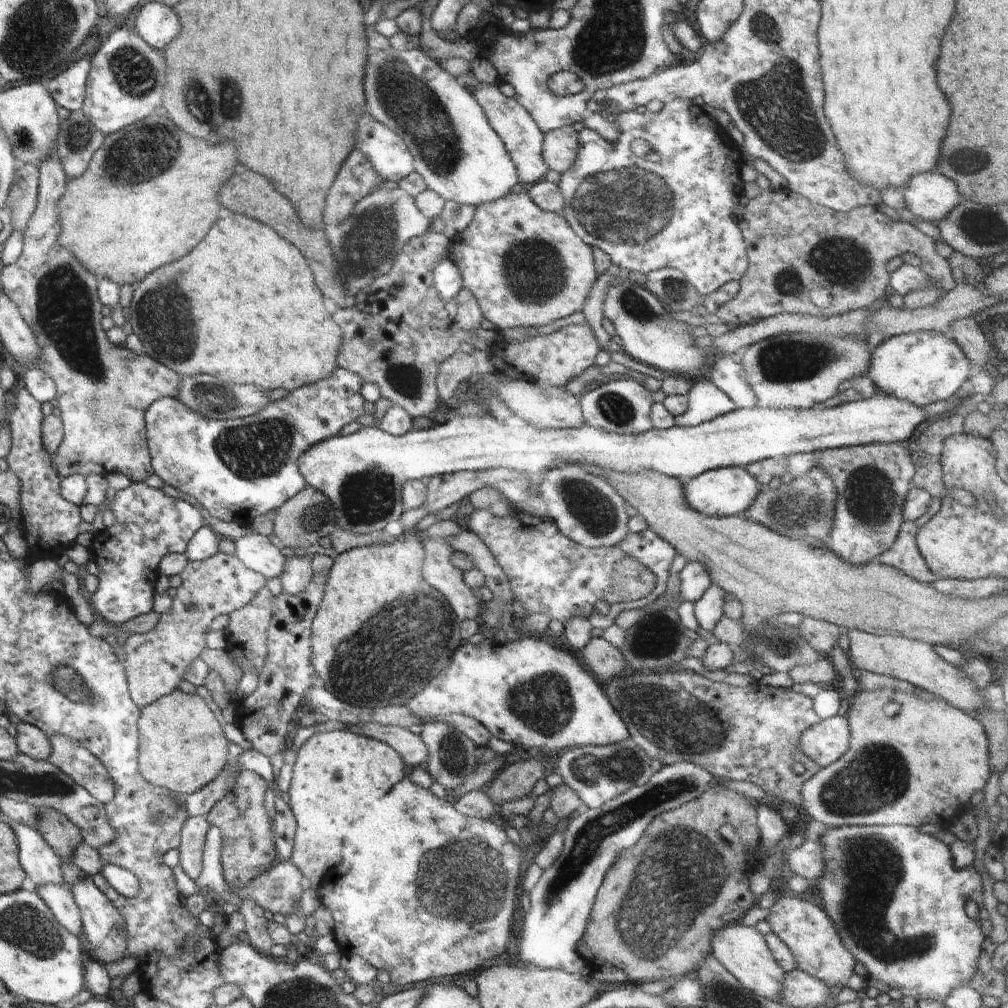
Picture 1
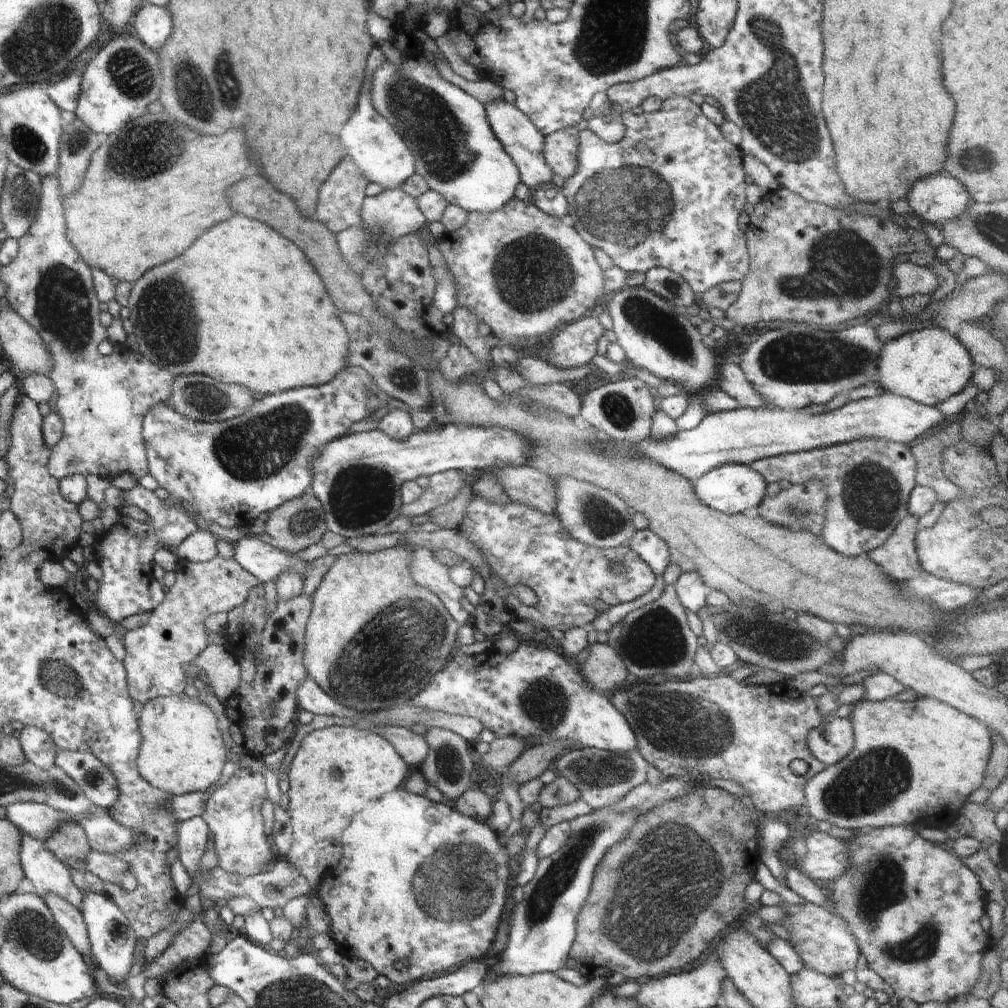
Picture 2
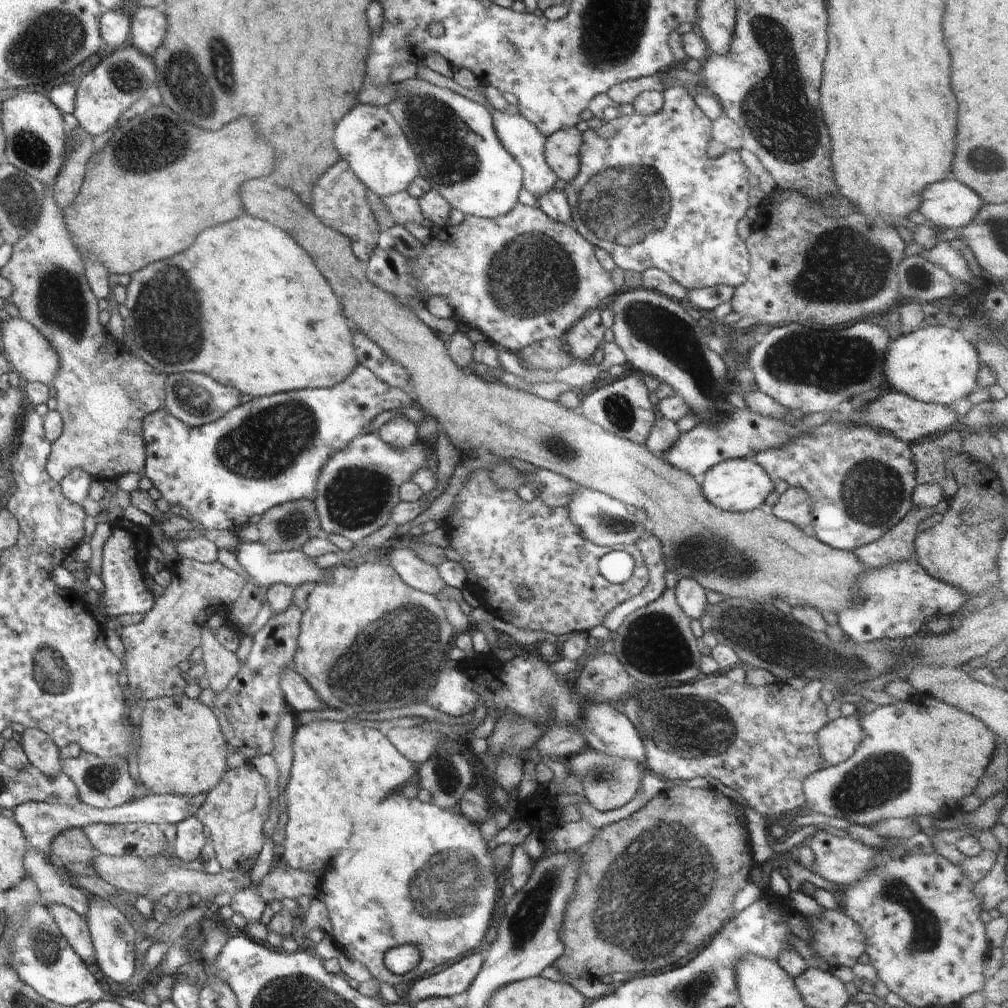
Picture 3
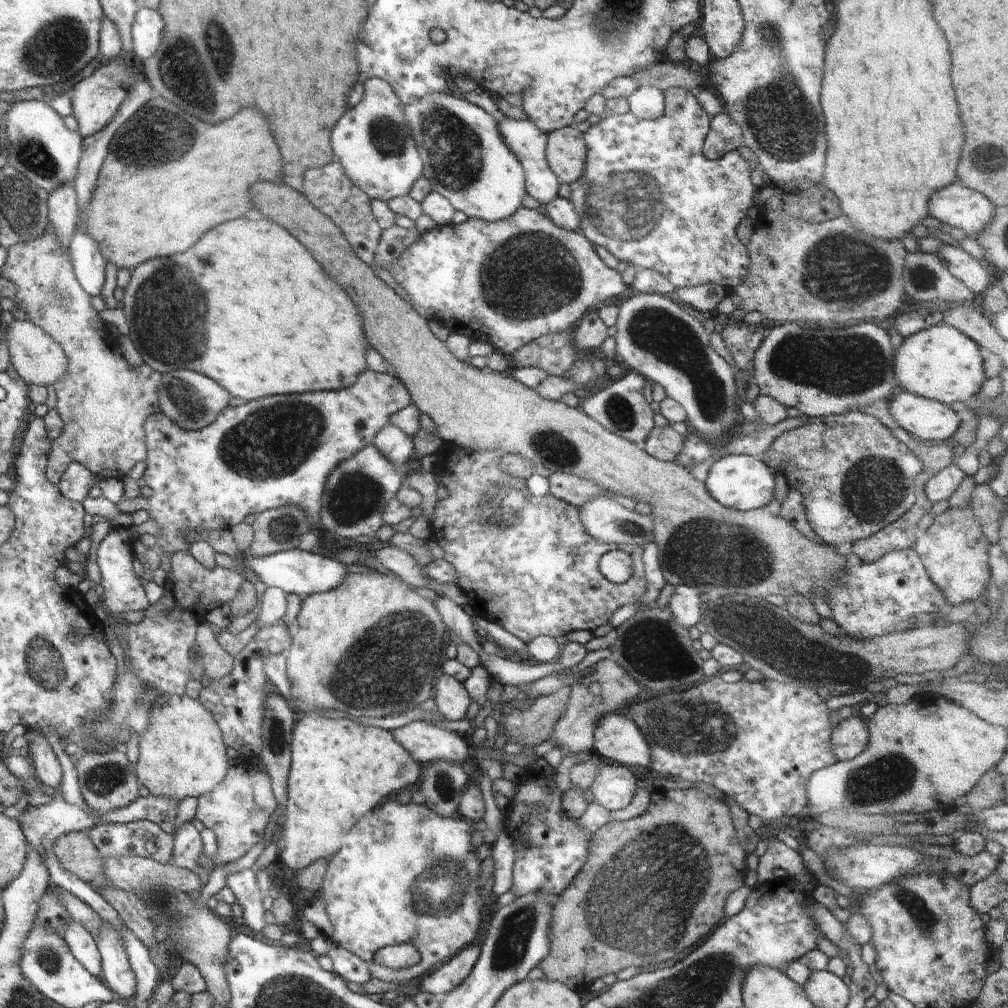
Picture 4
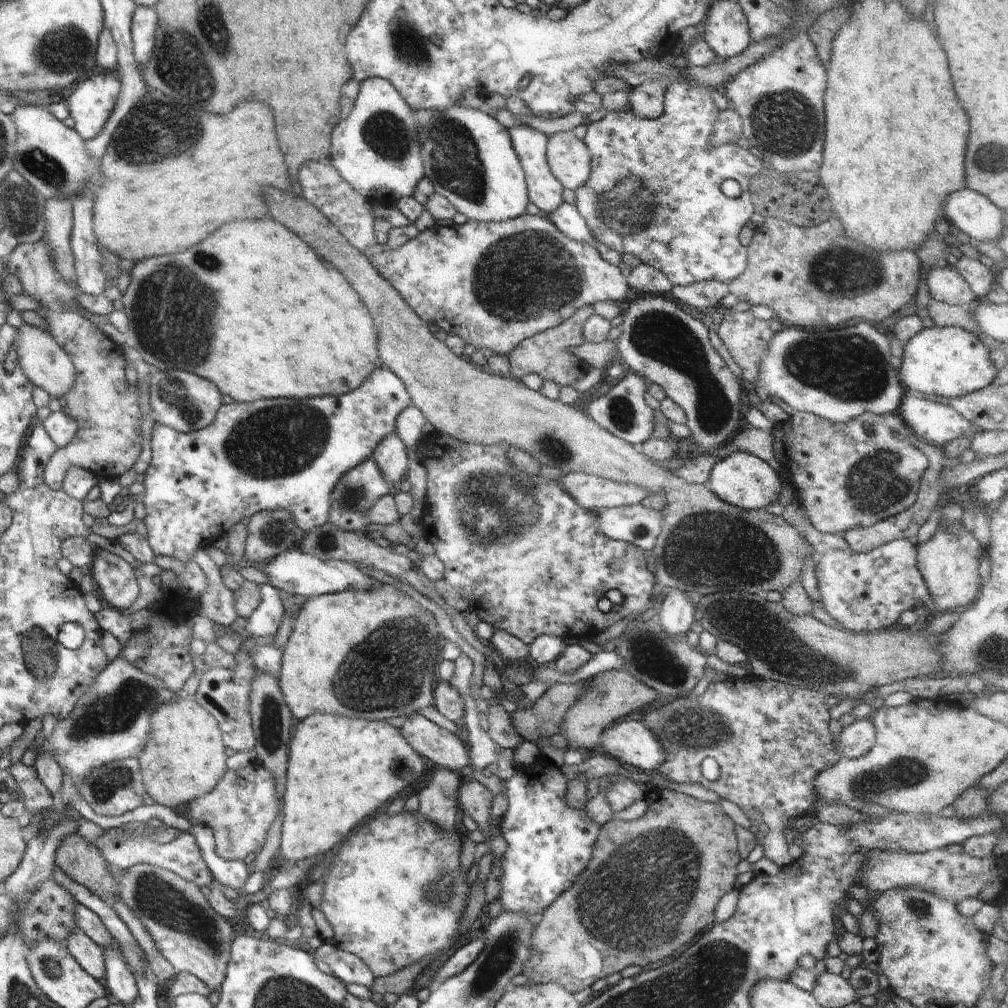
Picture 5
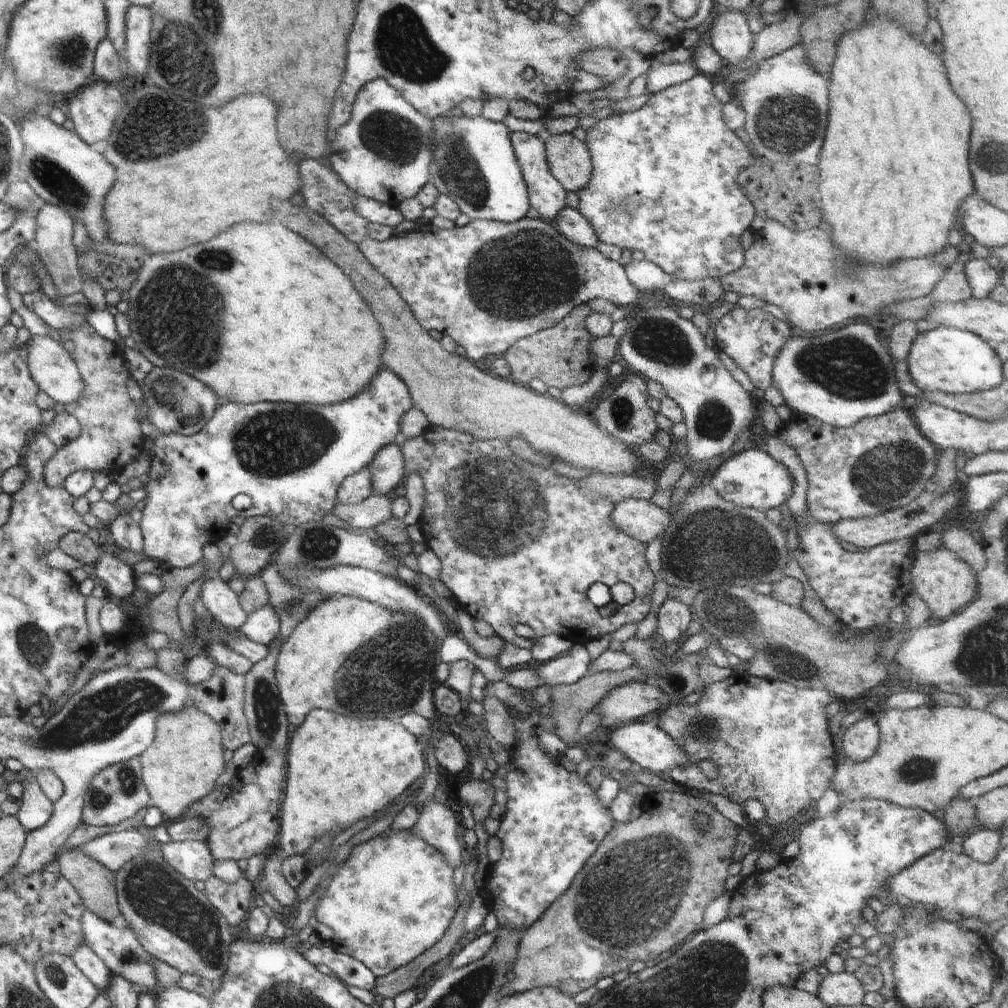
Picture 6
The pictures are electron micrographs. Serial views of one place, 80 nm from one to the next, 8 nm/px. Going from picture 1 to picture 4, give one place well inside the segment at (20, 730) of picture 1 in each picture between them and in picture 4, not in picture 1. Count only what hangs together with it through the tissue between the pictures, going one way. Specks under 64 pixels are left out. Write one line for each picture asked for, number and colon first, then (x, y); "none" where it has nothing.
2: (38, 747)
3: (42, 753)
4: (48, 768)

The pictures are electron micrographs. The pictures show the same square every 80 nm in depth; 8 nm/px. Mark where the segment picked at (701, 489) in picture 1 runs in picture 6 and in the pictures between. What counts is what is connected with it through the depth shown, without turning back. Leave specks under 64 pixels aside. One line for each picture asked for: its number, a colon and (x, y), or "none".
2: (732, 488)
3: (739, 484)
4: (741, 482)
5: (746, 481)
6: (753, 479)

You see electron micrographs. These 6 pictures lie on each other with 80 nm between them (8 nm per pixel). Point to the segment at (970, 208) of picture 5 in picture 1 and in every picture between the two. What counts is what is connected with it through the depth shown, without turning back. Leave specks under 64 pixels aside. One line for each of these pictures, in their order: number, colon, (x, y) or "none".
1: (930, 195)
2: (937, 199)
3: (948, 204)
4: (957, 206)

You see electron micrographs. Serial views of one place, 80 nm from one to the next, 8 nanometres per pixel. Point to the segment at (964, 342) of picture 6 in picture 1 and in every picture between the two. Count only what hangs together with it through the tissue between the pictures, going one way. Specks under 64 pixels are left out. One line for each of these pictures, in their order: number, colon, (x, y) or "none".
1: (922, 367)
2: (929, 366)
3: (937, 364)
4: (940, 363)
5: (949, 362)

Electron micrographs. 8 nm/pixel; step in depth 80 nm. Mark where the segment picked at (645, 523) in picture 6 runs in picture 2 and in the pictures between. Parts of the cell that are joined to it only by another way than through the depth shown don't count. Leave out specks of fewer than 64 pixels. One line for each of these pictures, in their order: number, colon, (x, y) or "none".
2: (596, 517)
3: (602, 519)
4: (605, 519)
5: (637, 525)

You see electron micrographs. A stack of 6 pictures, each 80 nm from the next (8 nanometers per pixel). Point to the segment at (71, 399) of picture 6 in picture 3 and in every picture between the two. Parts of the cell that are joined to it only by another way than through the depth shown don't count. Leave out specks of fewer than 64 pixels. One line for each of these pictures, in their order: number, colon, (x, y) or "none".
3: (31, 356)
4: (39, 360)
5: (45, 362)

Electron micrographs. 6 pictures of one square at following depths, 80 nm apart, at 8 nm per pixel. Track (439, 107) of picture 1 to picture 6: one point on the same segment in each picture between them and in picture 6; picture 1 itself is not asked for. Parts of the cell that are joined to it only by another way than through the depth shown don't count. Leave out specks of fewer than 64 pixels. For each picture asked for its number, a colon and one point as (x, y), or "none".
2: (455, 150)
3: (459, 154)
4: (465, 158)
5: (468, 156)
6: (474, 163)

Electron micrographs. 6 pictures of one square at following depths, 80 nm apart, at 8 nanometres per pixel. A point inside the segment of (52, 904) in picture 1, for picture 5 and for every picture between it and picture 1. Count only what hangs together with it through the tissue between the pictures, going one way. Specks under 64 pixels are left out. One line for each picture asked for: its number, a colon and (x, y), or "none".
2: (67, 917)
3: (75, 929)
4: (82, 945)
5: (90, 957)

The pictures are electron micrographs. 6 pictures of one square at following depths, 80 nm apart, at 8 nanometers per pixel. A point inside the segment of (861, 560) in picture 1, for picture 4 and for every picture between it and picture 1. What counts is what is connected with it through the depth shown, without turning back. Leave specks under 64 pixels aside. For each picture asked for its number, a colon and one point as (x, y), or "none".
2: (868, 481)
3: (860, 480)
4: (855, 477)

